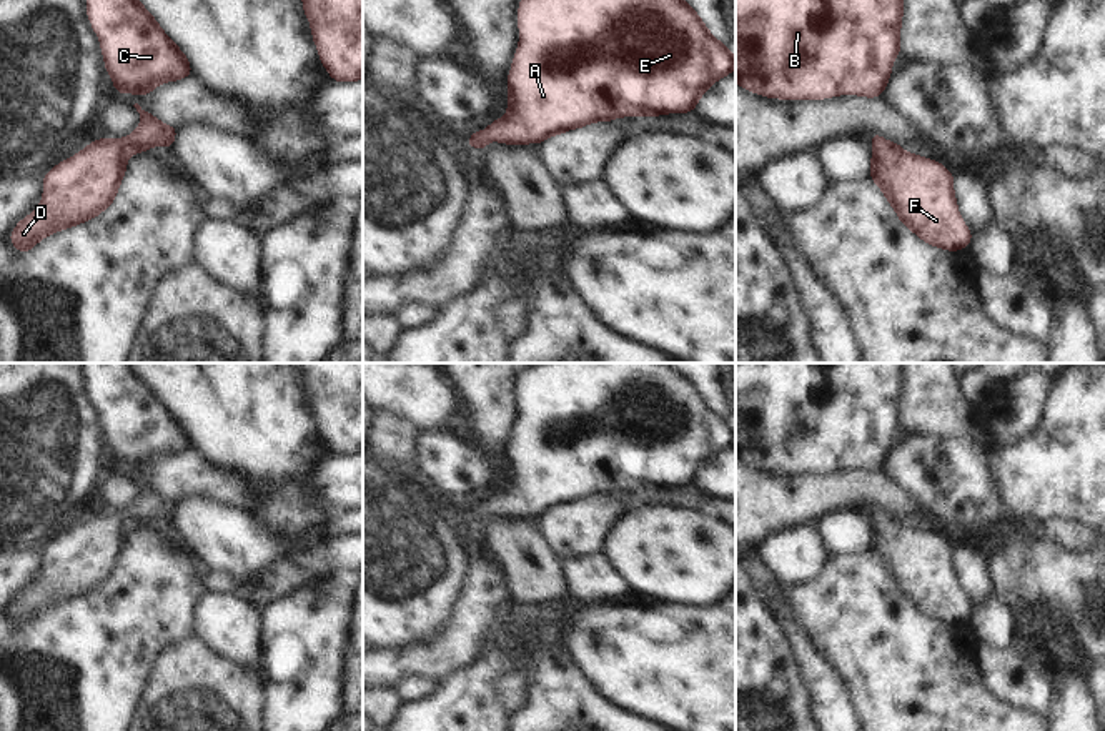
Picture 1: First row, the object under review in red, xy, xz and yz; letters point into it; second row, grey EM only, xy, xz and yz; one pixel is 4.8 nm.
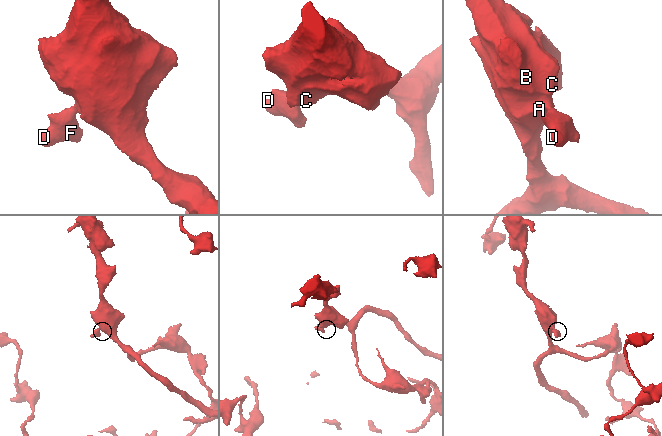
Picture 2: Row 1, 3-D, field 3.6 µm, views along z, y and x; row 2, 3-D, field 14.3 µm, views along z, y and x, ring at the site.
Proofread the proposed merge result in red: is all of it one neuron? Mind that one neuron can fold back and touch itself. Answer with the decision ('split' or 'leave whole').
leave whole

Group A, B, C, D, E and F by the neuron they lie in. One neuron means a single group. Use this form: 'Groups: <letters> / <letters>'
Groups: A B C D E F.

